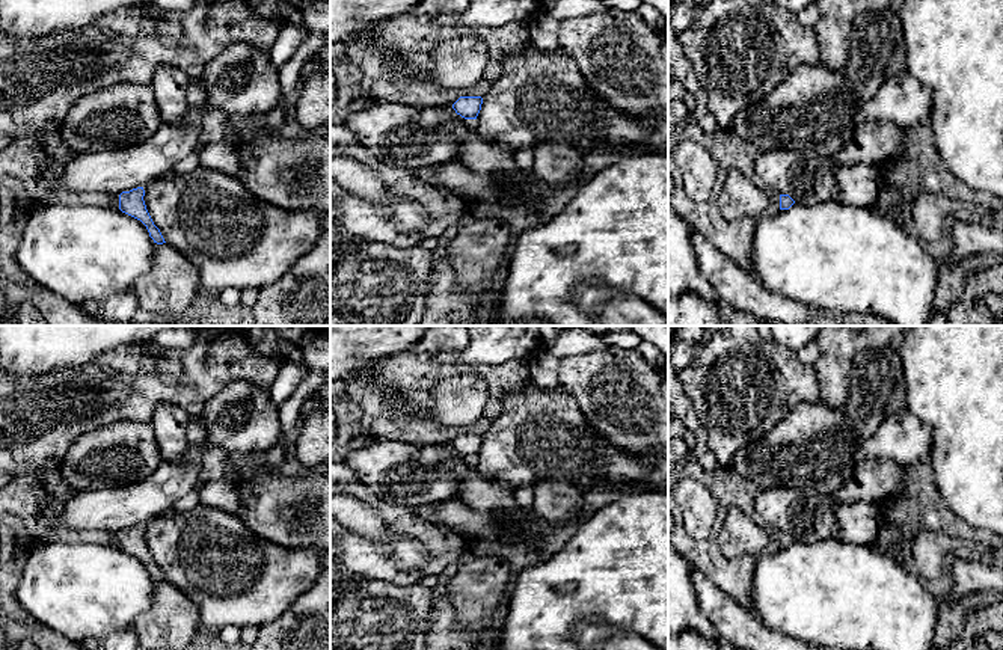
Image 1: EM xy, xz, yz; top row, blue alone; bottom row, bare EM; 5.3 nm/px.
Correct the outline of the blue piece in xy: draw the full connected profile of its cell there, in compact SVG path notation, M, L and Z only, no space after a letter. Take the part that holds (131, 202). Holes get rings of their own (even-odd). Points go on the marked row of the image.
M137 187L130 192L122 192L119 195L119 210L122 213L140 220L146 226L149 237L154 240L154 243L163 244L166 241L160 232L160 229L154 225L154 222L146 210L143 196L145 196L143 187Z

